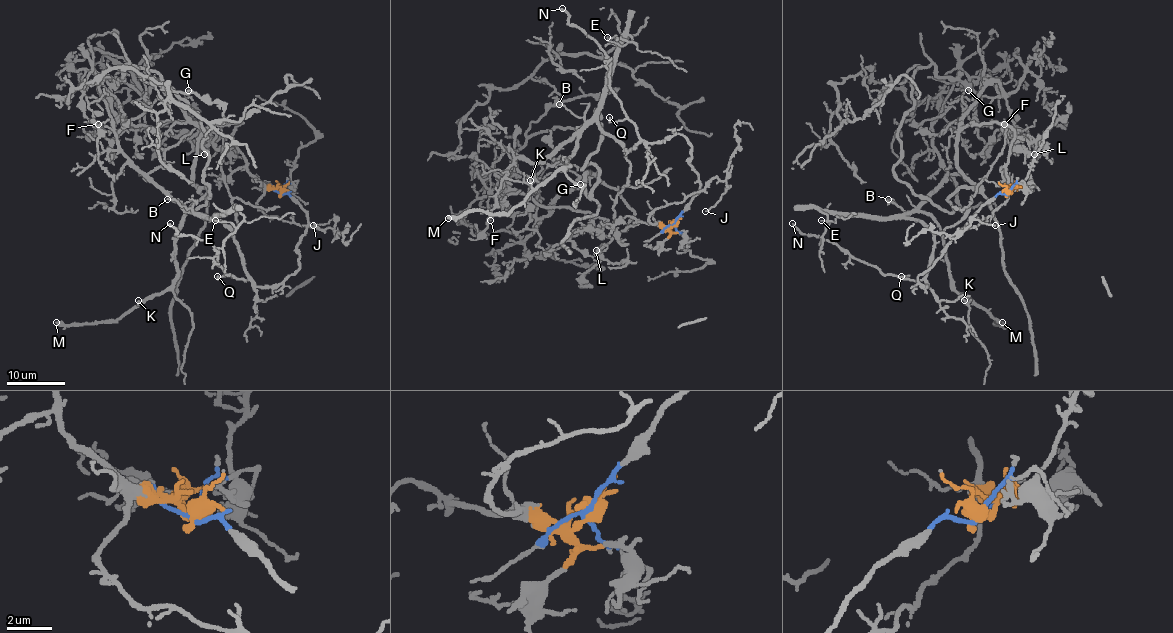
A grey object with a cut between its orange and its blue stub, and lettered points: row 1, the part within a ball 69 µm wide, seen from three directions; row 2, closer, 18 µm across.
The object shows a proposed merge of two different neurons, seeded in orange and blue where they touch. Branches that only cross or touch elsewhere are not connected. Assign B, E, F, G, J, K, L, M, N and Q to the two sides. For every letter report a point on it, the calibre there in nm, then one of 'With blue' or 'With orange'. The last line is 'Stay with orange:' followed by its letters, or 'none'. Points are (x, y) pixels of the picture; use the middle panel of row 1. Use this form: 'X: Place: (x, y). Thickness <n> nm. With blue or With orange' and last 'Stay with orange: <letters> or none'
B: Place: (559, 104). Thickness 110 nm. With blue
E: Place: (607, 37). Thickness 100 nm. With blue
F: Place: (490, 220). Thickness 100 nm. With orange
G: Place: (580, 184). Thickness 180 nm. With orange
J: Place: (705, 211). Thickness 110 nm. With orange
K: Place: (530, 180). Thickness 130 nm. With blue
L: Place: (596, 250). Thickness 220 nm. With orange
M: Place: (448, 218). Thickness 440 nm. With blue
N: Place: (562, 8). Thickness 190 nm. With blue
Q: Place: (609, 117). Thickness 150 nm. With blue
Stay with orange: F, G, J, L

